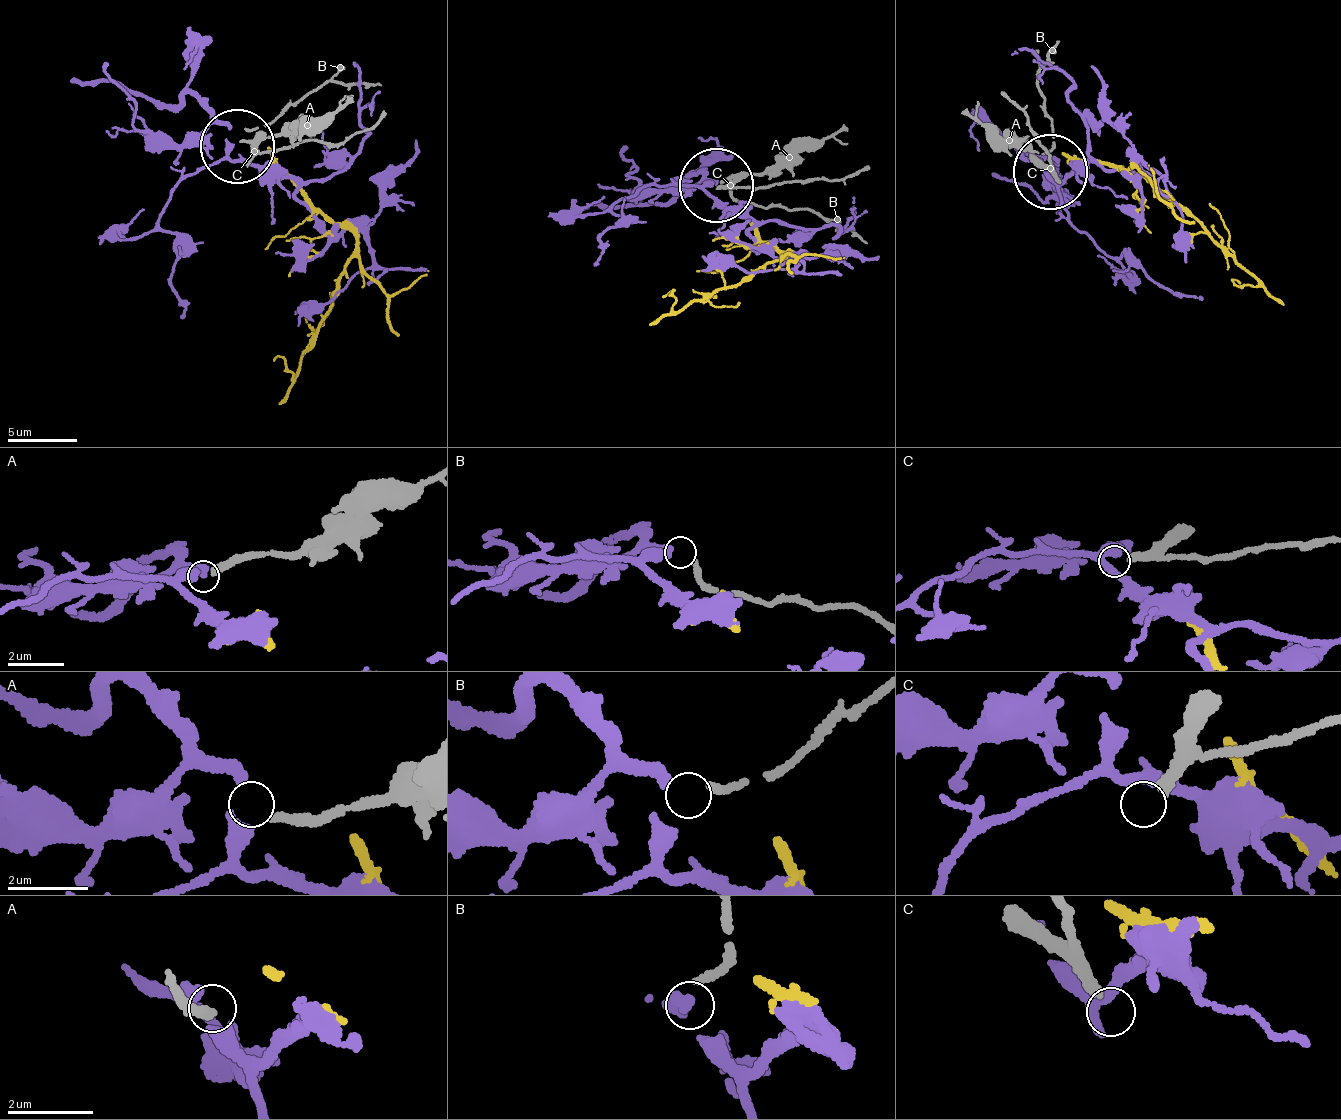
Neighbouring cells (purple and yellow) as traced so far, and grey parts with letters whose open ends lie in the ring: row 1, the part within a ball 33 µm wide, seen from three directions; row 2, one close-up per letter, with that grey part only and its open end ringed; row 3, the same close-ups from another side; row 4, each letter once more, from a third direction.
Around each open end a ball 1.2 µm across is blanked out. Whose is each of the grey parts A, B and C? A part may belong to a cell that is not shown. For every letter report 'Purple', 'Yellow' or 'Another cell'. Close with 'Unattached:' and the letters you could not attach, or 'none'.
A: Another cell
B: Another cell
C: Another cell
Unattached: A, B, C

